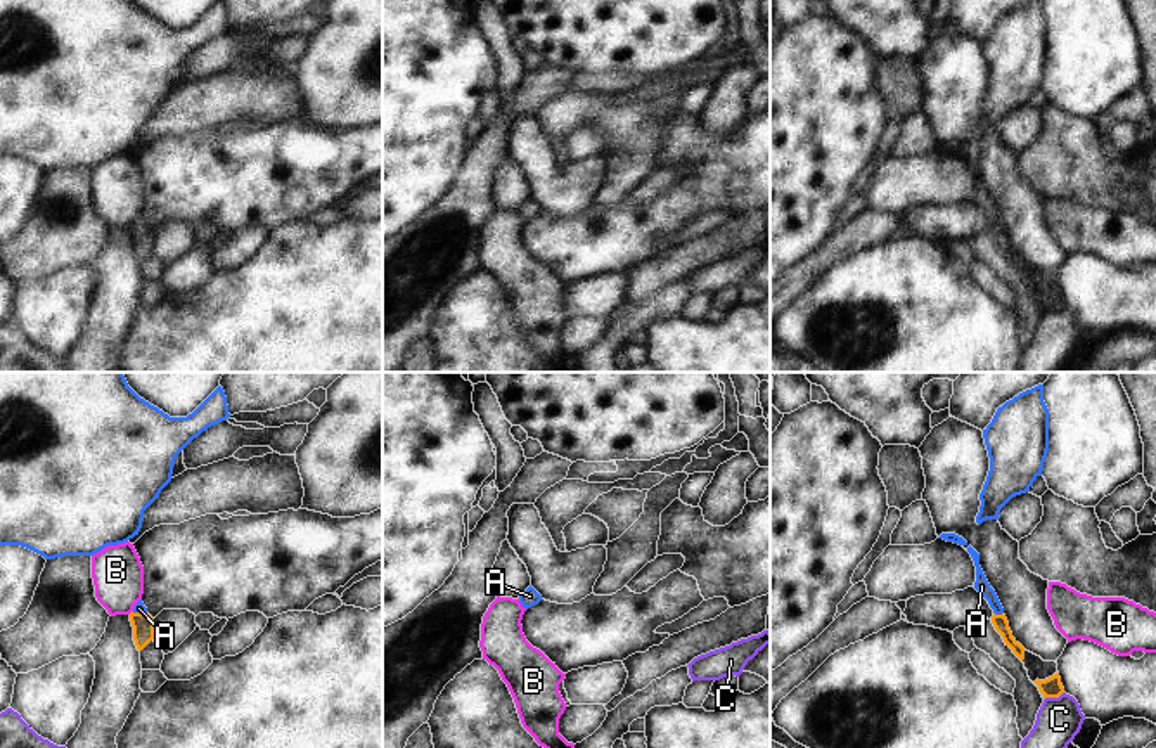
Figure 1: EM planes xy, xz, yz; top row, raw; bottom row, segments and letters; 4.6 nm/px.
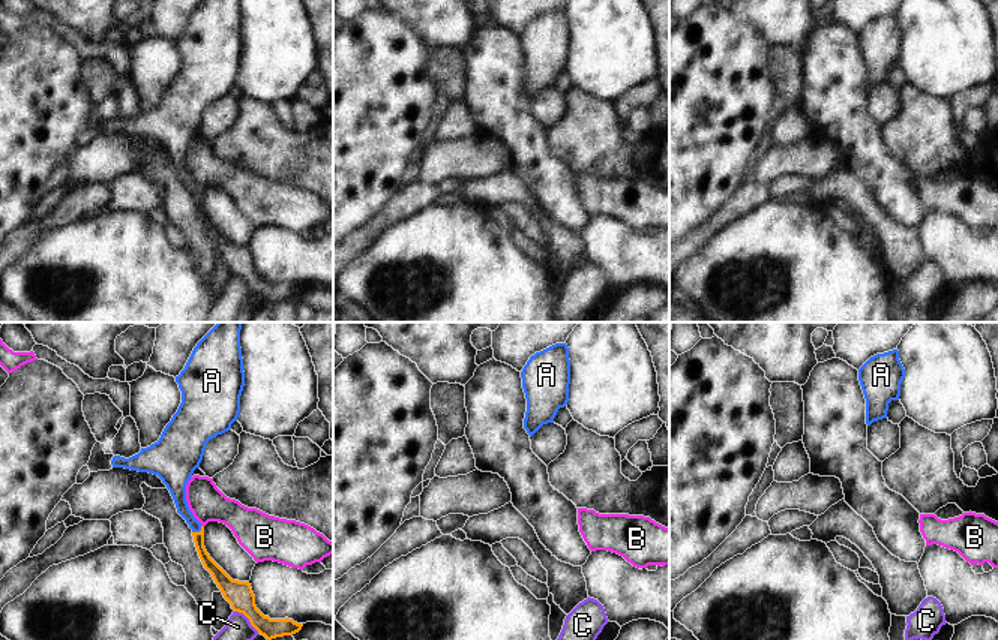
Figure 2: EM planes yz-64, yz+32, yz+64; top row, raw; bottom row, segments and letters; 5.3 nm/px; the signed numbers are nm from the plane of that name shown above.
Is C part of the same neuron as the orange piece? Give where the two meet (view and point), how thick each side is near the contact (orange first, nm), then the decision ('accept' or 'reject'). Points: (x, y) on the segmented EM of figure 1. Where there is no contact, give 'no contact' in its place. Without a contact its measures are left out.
yz (1054, 696) | 100/200 nm | reject

